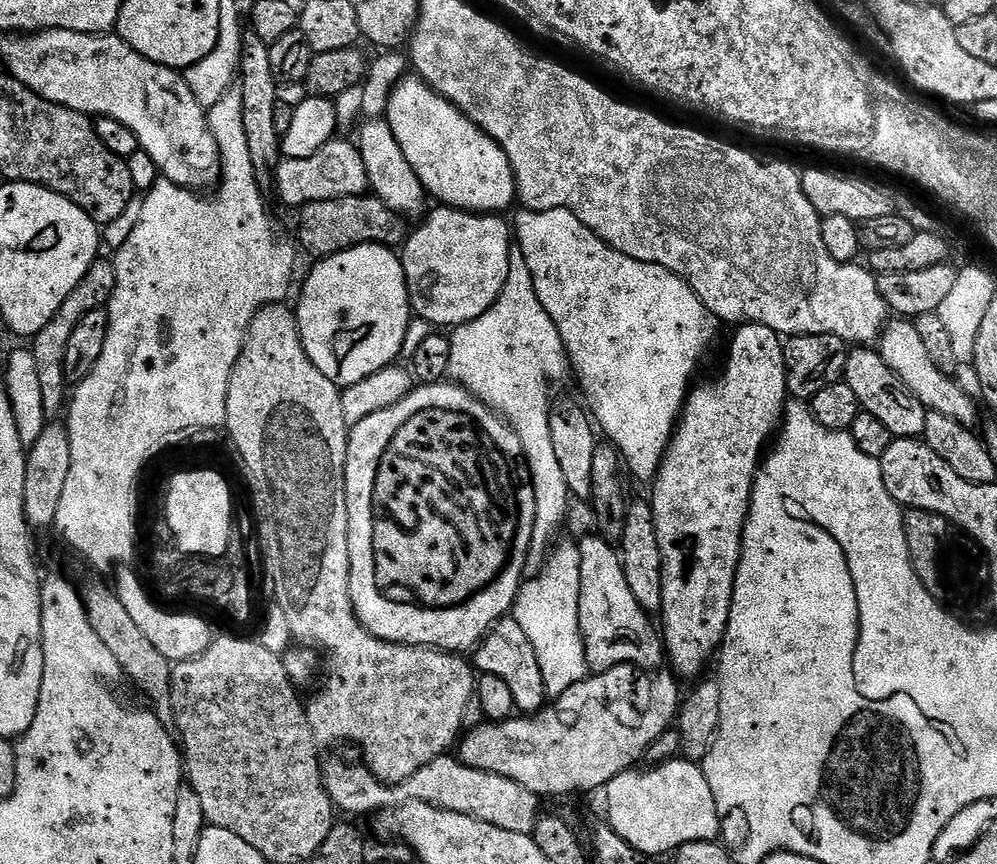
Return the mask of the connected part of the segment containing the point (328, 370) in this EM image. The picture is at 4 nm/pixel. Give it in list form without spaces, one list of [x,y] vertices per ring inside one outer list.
[[[363,244],[325,256],[313,264],[316,265],[300,292],[300,305],[294,308],[302,346],[310,362],[314,362],[314,366],[318,366],[318,370],[322,370],[322,374],[337,386],[357,384],[362,378],[370,378],[370,374],[378,374],[378,370],[393,367],[401,359],[408,323],[414,319],[399,255],[385,244]]]

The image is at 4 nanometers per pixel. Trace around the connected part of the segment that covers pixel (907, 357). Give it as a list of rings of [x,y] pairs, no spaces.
[[[893,319],[880,334],[878,351],[882,362],[886,362],[886,366],[890,366],[894,374],[898,374],[898,378],[919,398],[922,406],[929,412],[946,414],[946,418],[954,418],[954,422],[970,429],[977,427],[976,419],[979,418],[980,412],[976,409],[975,402],[964,393],[962,385],[955,384],[956,380],[951,375],[938,370],[911,319]]]

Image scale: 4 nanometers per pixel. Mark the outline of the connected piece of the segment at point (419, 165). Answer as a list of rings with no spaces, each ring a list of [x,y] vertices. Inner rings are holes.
[[[415,74],[405,75],[404,79],[399,80],[396,83],[396,89],[392,92],[392,97],[388,103],[388,111],[386,113],[386,119],[390,130],[394,130],[394,138],[398,138],[398,146],[402,146],[402,154],[406,154],[406,162],[410,162],[410,166],[414,166],[414,174],[418,174],[418,178],[422,182],[425,193],[429,197],[432,196],[436,199],[436,202],[439,202],[441,205],[447,206],[449,208],[457,208],[463,212],[482,212],[485,214],[504,214],[507,213],[507,208],[511,204],[515,205],[517,203],[516,198],[516,180],[512,176],[512,164],[504,156],[504,151],[495,144],[481,128],[474,123],[469,116],[462,114],[457,110],[454,104],[444,96],[438,95],[435,90],[432,89],[430,85],[421,80],[419,76]]]

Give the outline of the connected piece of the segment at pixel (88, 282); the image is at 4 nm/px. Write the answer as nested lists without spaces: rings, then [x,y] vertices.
[[[97,258],[86,270],[82,282],[70,290],[70,298],[62,302],[62,306],[50,318],[50,322],[41,330],[31,341],[30,350],[34,354],[34,362],[38,362],[38,379],[42,385],[42,410],[46,412],[49,418],[65,411],[66,401],[70,396],[70,385],[66,374],[64,373],[64,363],[66,362],[66,346],[70,346],[70,334],[80,327],[82,318],[94,310],[104,308],[114,294],[116,285],[116,266],[111,259]]]

